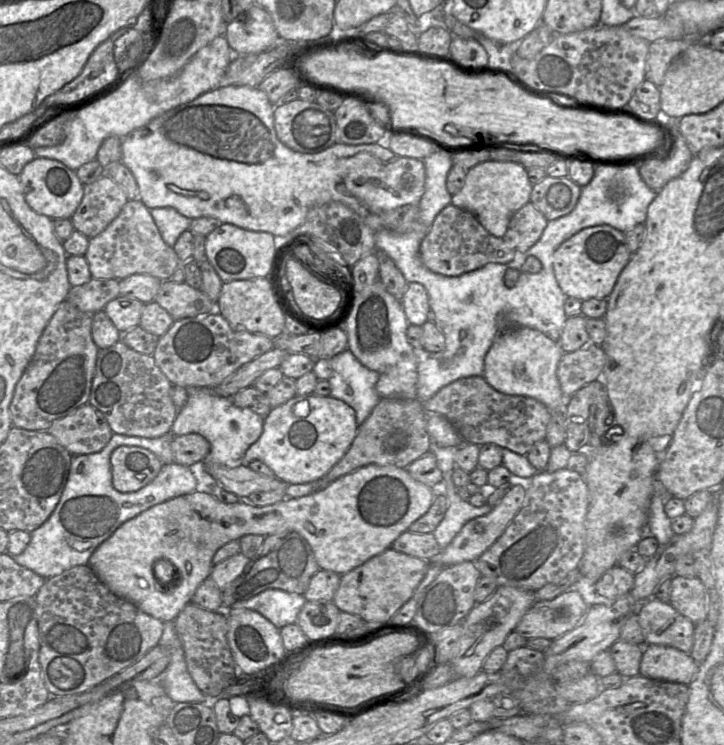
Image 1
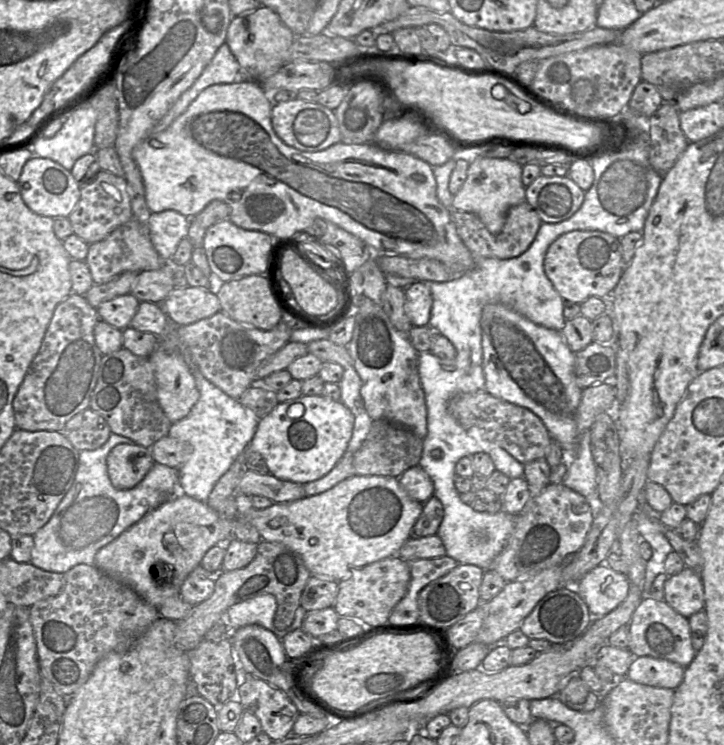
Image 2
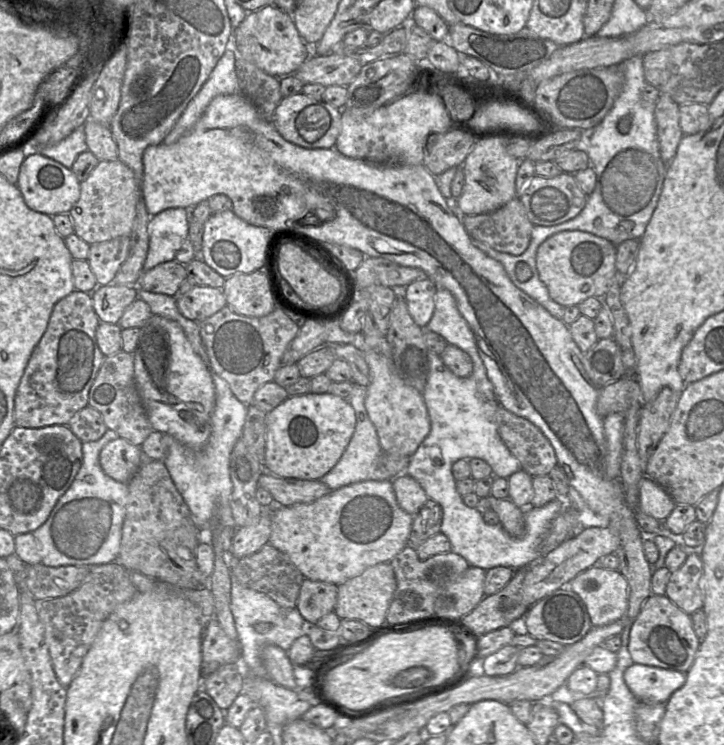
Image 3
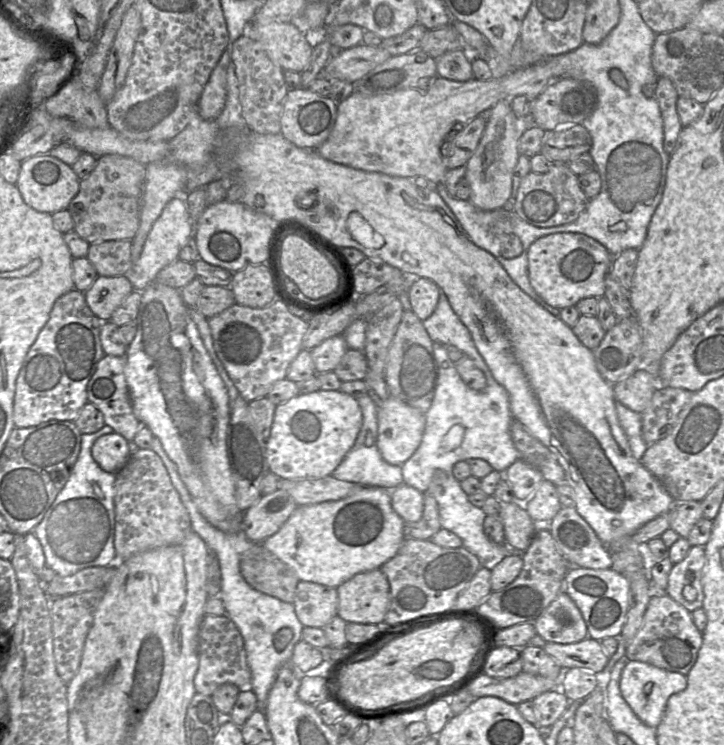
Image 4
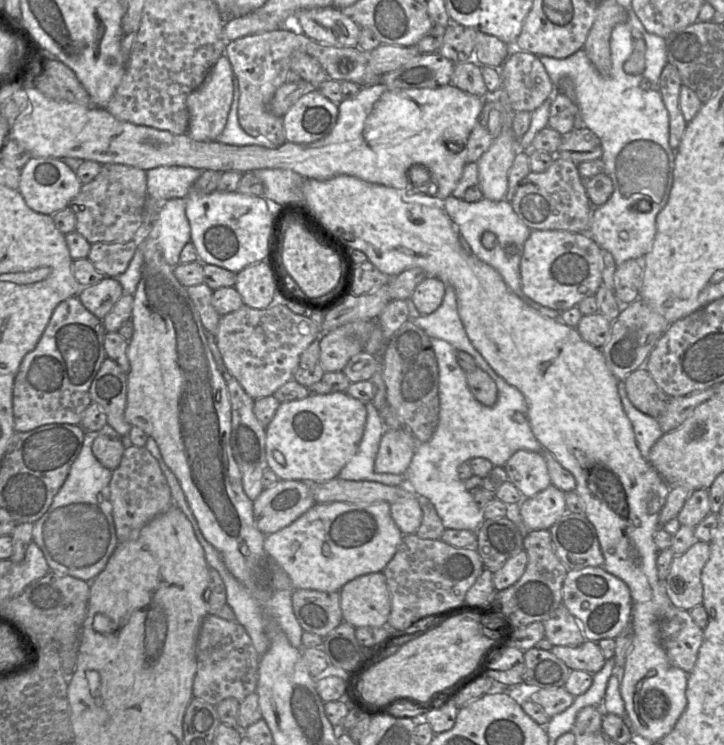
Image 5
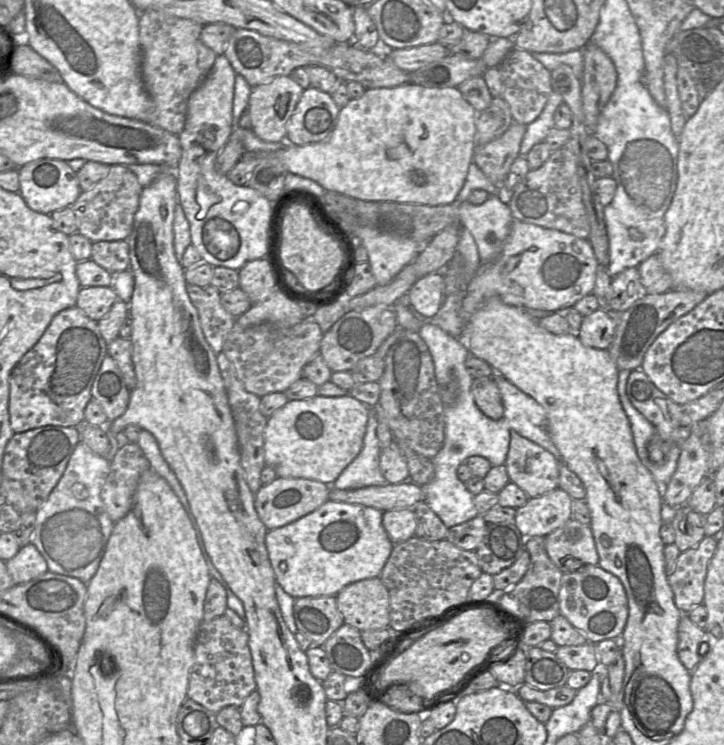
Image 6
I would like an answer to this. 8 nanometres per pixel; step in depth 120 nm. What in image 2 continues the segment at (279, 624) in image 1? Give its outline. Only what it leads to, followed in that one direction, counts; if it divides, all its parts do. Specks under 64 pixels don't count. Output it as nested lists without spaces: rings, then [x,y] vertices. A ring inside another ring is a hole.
[[[263,594],[230,607],[226,613],[226,624],[231,631],[247,625],[259,625],[271,631],[279,639],[302,628],[307,613],[302,606],[297,609],[293,623],[283,630],[278,630],[274,625],[276,610],[275,597],[271,594]]]

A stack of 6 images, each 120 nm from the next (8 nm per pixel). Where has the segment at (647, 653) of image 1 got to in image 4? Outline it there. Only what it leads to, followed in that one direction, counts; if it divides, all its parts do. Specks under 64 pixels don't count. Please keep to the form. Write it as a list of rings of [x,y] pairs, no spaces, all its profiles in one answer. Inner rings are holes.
[[[629,660],[620,678],[620,690],[637,717],[646,725],[656,728],[664,715],[669,697],[687,686],[687,677],[679,672],[667,671],[651,664]]]

